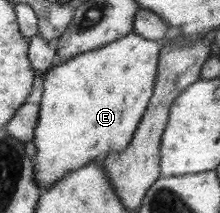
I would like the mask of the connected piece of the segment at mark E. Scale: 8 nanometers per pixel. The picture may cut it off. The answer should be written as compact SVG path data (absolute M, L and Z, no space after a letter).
M134 31L129 32L125 37L121 37L100 47L99 49L94 49L93 51L86 51L85 53L80 53L75 57L69 57L67 61L60 63L55 67L51 67L48 71L43 75L44 84L43 84L43 94L42 99L40 101L40 110L38 115L38 122L35 128L35 137L33 142L35 142L35 146L37 147L37 154L32 158L35 162L35 180L38 183L38 186L43 189L48 189L54 183L59 182L67 172L81 170L81 168L85 168L85 166L89 166L91 162L97 162L97 159L103 155L109 154L117 154L119 152L123 152L127 146L129 146L129 142L131 142L131 137L135 130L137 130L137 126L149 105L151 96L153 95L154 83L157 77L157 68L159 61L159 54L163 43L158 40L148 40L140 35L137 35Z

